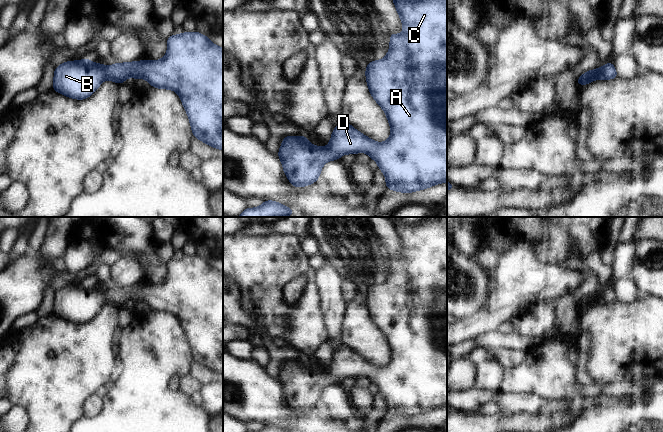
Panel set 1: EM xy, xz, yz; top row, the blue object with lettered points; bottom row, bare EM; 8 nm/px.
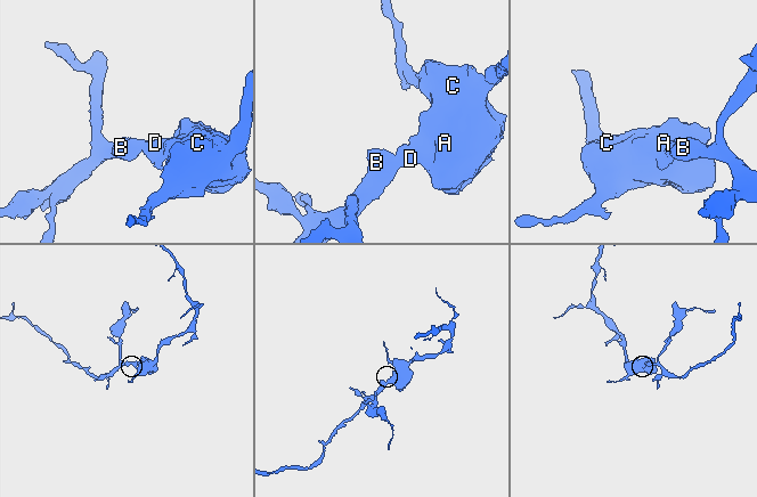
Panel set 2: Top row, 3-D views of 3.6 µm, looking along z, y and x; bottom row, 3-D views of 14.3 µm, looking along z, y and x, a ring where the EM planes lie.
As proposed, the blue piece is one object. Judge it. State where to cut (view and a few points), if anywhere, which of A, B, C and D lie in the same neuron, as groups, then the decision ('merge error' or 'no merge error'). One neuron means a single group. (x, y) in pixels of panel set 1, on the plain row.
no cut; A B C D; no merge error

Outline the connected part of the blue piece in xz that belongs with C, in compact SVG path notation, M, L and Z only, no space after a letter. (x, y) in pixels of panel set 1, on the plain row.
M387 217L393 222L403 247L403 258L390 257L389 276L383 284L367 287L366 305L372 321L385 335L391 359L384 367L378 367L349 347L343 345L334 351L328 371L311 369L305 359L285 360L278 375L284 397L293 411L304 411L319 404L322 390L331 384L339 384L343 378L367 377L378 387L386 401L386 412L411 417L430 412L447 405L447 217L437 220L422 219L417 223L399 223L399 217Z

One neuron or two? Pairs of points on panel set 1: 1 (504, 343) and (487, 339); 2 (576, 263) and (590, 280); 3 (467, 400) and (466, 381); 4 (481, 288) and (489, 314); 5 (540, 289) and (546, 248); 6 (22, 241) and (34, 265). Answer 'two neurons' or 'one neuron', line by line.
1: one neuron
2: one neuron
3: two neurons
4: two neurons
5: two neurons
6: two neurons

